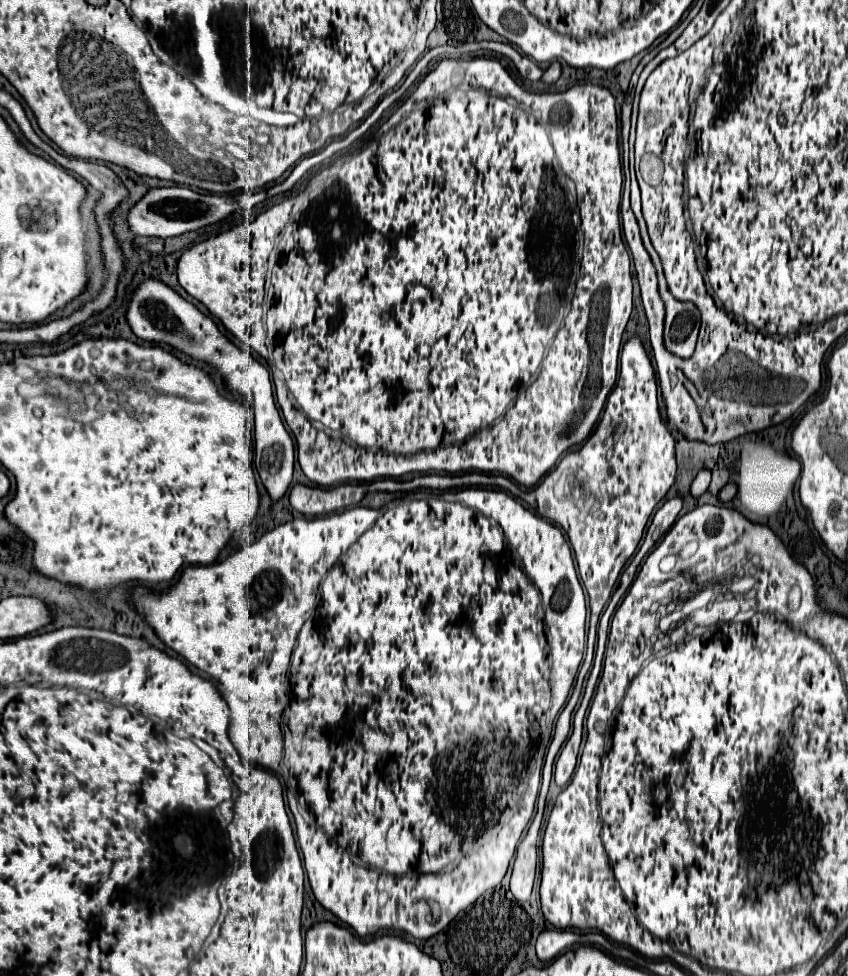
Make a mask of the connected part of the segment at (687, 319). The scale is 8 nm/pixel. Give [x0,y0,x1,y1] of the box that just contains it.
[656,268,700,358]

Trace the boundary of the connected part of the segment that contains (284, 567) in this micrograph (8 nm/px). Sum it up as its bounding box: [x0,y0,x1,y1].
[128,488,586,940]

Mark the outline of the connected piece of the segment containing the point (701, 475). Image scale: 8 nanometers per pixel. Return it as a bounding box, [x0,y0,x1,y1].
[690,468,712,498]

